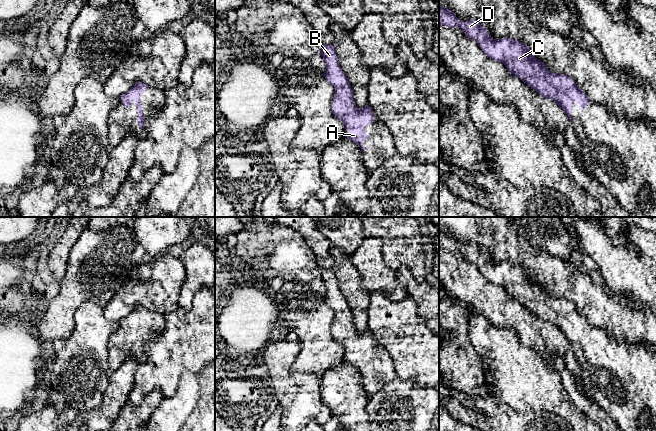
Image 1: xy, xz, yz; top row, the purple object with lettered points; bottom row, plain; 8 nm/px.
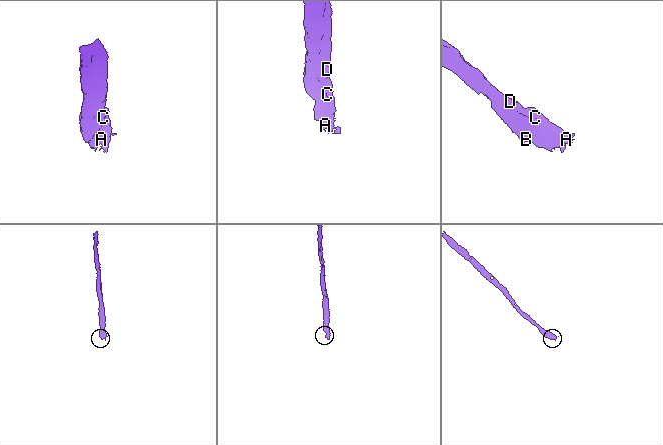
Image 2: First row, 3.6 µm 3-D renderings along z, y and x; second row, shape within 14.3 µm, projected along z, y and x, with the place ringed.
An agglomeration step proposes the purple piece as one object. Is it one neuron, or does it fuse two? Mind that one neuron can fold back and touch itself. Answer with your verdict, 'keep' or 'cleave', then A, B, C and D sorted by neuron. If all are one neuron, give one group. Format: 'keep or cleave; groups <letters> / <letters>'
keep; groups A B C D

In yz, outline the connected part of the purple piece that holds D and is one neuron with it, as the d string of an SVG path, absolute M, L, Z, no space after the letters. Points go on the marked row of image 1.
M439 6L439 23L450 28L460 27L468 38L478 43L478 46L490 59L502 62L511 74L519 77L541 96L553 100L568 115L571 122L573 120L571 113L575 107L575 103L578 102L582 110L591 102L587 95L575 84L573 79L563 74L550 72L546 64L537 60L529 47L524 43L509 37L494 40L489 31L474 19L461 23L453 11L442 6Z

